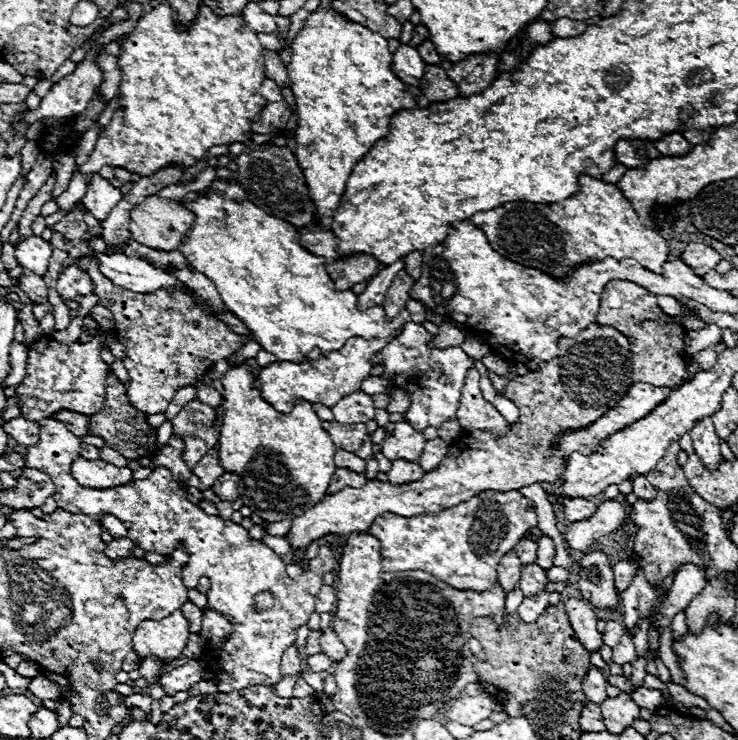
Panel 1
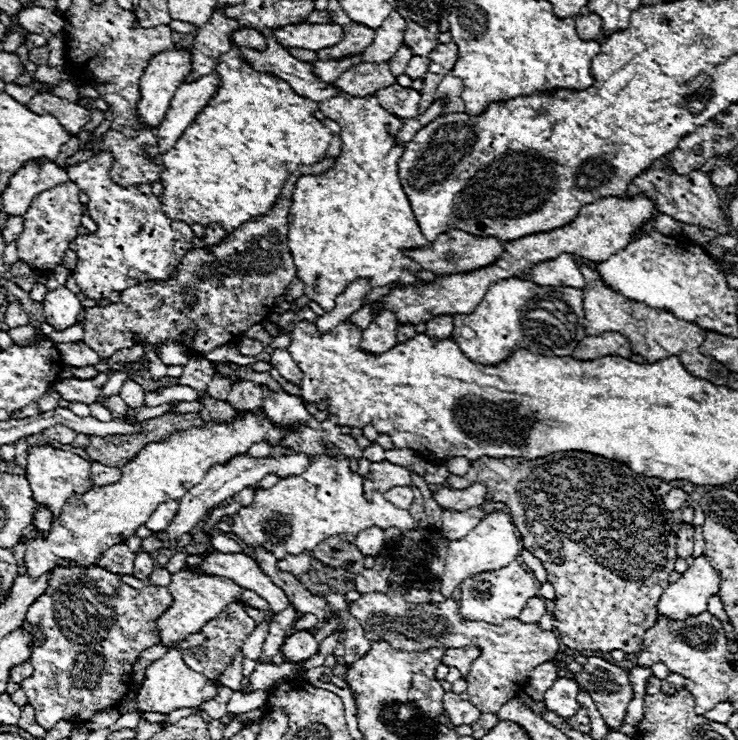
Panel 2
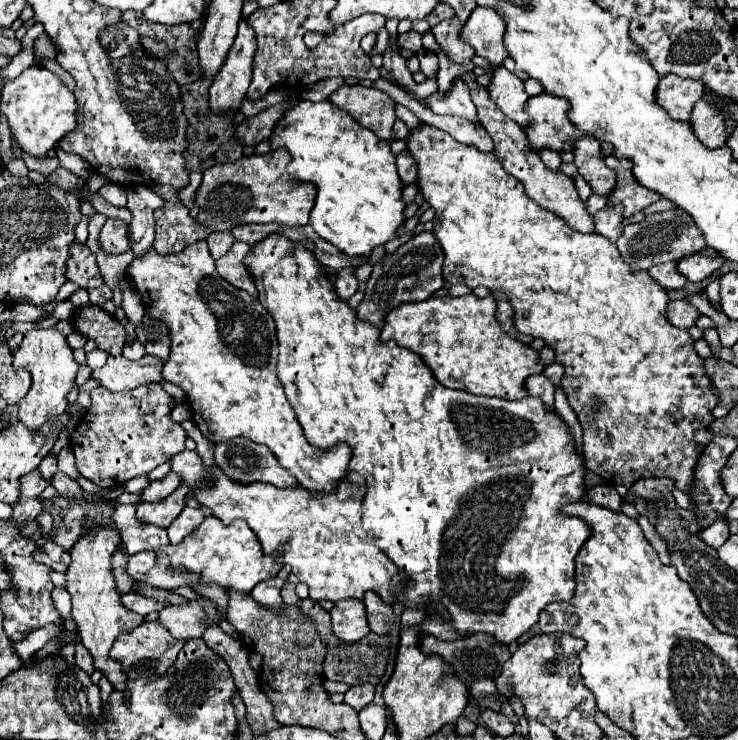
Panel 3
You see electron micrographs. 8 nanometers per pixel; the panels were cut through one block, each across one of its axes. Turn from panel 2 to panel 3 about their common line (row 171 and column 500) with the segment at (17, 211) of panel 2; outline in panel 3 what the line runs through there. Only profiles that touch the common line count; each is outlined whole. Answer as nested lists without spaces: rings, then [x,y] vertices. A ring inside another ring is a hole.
[[[474,8],[470,18],[460,30],[460,38],[468,42],[478,56],[486,58],[492,66],[500,66],[502,60],[508,56],[508,50],[502,42],[504,36],[504,22],[492,8]]]

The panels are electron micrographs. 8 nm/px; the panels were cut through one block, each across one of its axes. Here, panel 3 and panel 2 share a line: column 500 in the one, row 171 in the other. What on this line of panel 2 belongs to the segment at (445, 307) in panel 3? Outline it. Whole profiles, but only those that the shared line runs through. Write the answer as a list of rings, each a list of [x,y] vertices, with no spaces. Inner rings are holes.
[[[266,27],[258,30],[266,36],[268,48],[264,52],[244,48],[240,52],[242,60],[258,72],[268,72],[288,82],[300,96],[318,102],[320,112],[336,120],[342,128],[342,152],[334,168],[320,176],[300,176],[292,196],[288,246],[294,256],[296,276],[304,284],[304,296],[320,304],[320,308],[330,310],[336,296],[360,278],[366,278],[372,288],[388,284],[396,284],[398,288],[414,286],[420,282],[416,272],[422,266],[404,252],[432,246],[432,242],[422,236],[398,178],[398,158],[404,152],[404,144],[396,144],[394,136],[402,120],[384,112],[374,96],[356,98],[336,92],[332,84],[324,84],[312,74],[308,62],[300,62],[286,50],[280,50],[273,30]]]

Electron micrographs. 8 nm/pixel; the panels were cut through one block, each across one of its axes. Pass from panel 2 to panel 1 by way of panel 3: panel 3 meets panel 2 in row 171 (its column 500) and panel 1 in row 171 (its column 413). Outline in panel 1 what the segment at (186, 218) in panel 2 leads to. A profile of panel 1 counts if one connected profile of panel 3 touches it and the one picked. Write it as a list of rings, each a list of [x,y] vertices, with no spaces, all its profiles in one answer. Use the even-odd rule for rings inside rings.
[[[162,2],[156,8],[152,8],[148,14],[142,16],[142,20],[138,22],[138,28],[126,38],[126,42],[122,44],[122,52],[118,54],[118,66],[120,66],[120,88],[118,88],[118,110],[112,114],[112,120],[108,126],[104,126],[104,130],[98,136],[98,142],[88,158],[86,164],[78,166],[80,174],[96,174],[102,166],[120,166],[126,168],[132,174],[138,176],[150,176],[156,170],[164,168],[166,164],[184,164],[184,166],[192,166],[198,158],[202,158],[210,146],[220,146],[220,144],[234,144],[234,142],[242,142],[242,144],[250,144],[250,120],[254,120],[258,116],[258,112],[264,108],[266,100],[262,96],[262,80],[266,78],[262,66],[262,52],[264,48],[258,42],[256,32],[244,24],[244,20],[240,16],[216,16],[208,6],[200,4],[200,12],[196,16],[196,20],[190,26],[180,26],[176,24],[176,20],[172,18],[172,8]]]

